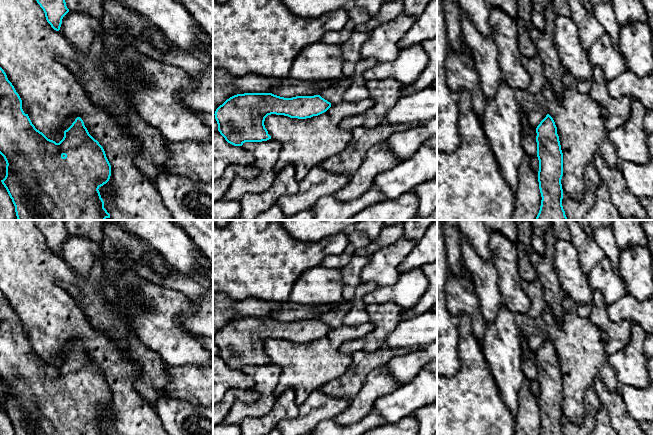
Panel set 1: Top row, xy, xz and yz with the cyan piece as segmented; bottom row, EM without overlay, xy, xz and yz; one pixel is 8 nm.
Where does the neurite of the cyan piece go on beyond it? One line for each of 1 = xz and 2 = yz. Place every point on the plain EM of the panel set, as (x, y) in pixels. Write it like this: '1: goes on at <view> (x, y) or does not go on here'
1: does not go on here
2: does not go on here

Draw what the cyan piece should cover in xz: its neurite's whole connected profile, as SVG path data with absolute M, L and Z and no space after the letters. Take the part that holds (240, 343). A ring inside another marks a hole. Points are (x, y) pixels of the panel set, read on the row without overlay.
M244 317L227 323L215 335L218 355L225 364L242 370L245 366L271 363L264 345L268 339L306 343L326 336L331 327L320 319L284 322L272 317Z

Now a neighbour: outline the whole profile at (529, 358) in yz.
M521 336L522 370L527 380L531 382L530 389L534 395L539 395L537 381L536 353L530 350L526 337Z

